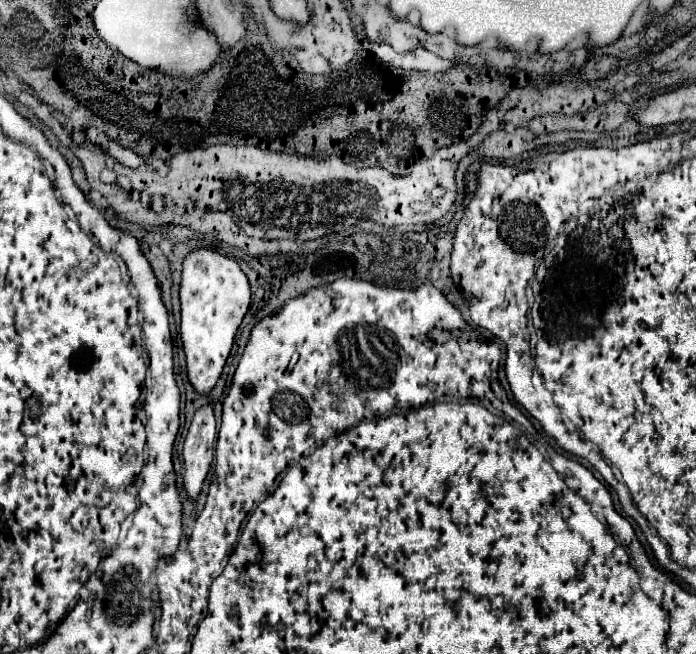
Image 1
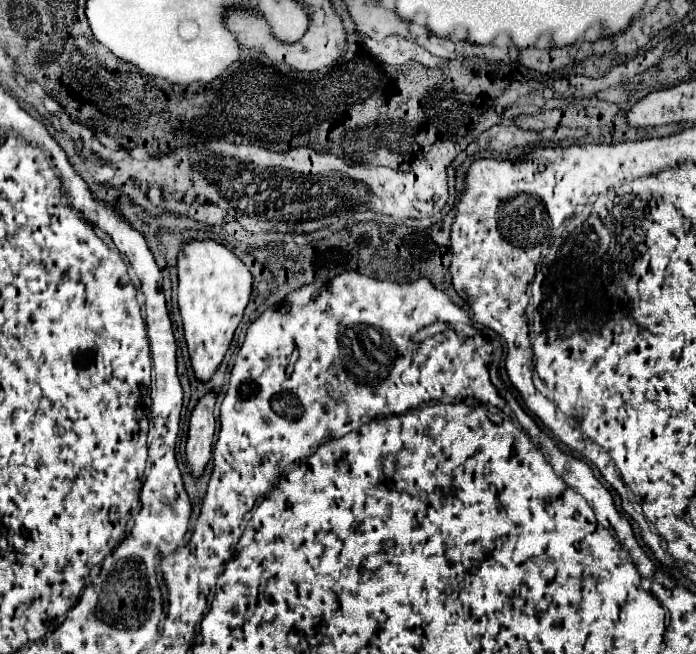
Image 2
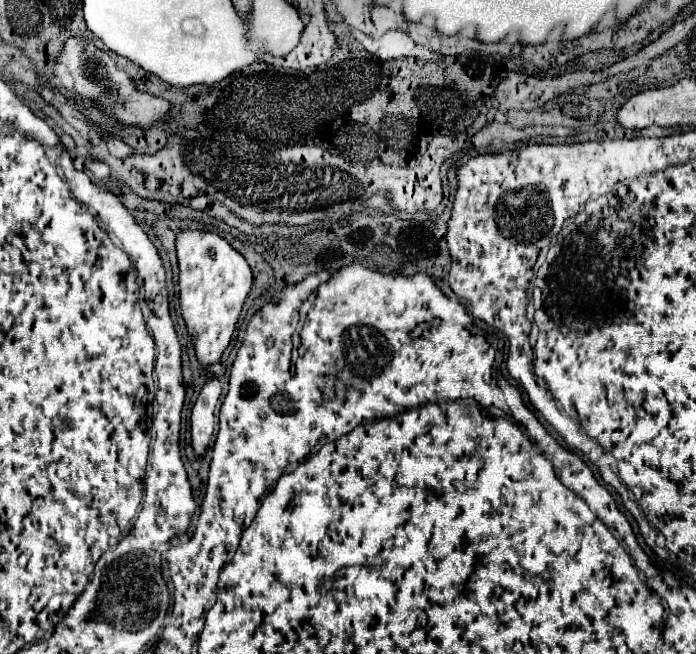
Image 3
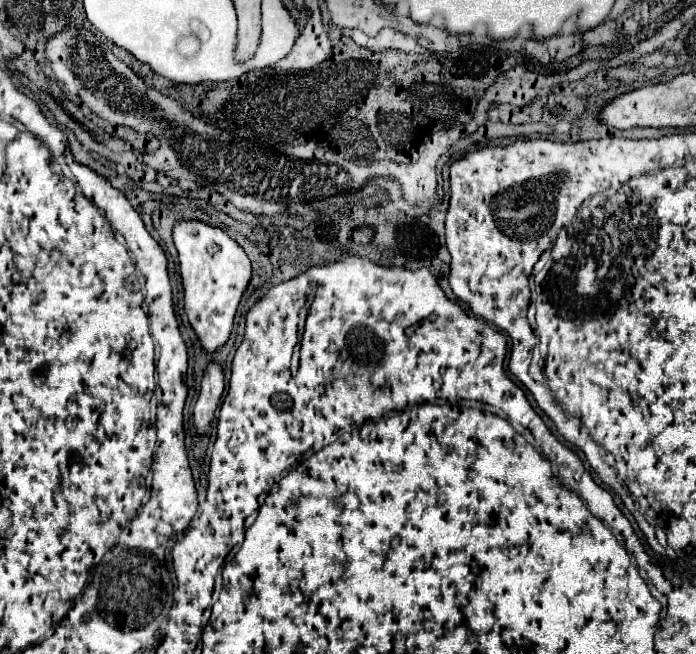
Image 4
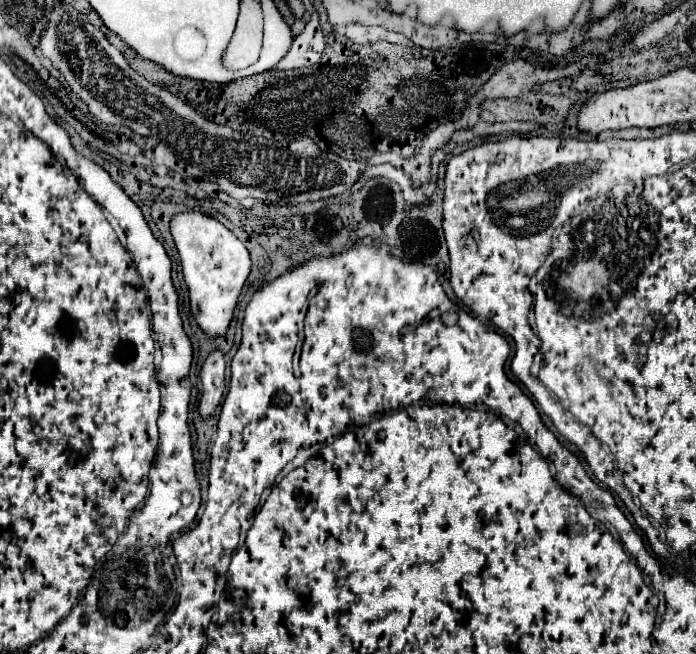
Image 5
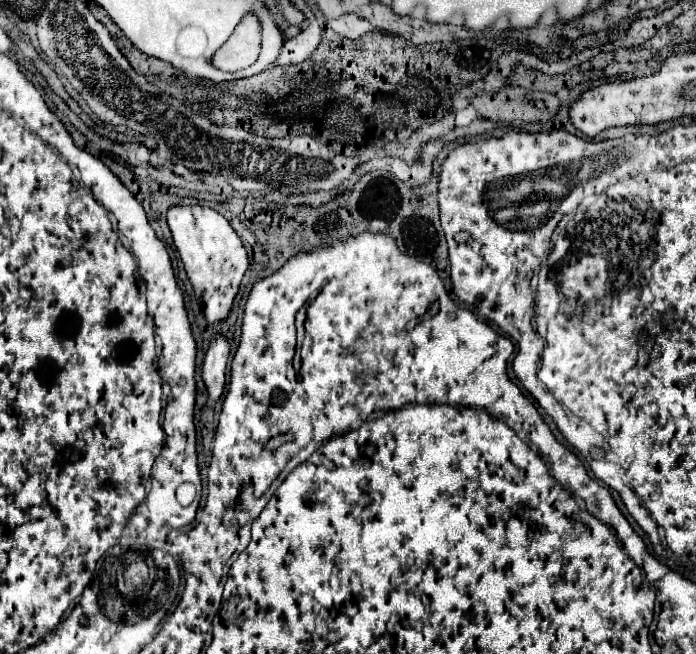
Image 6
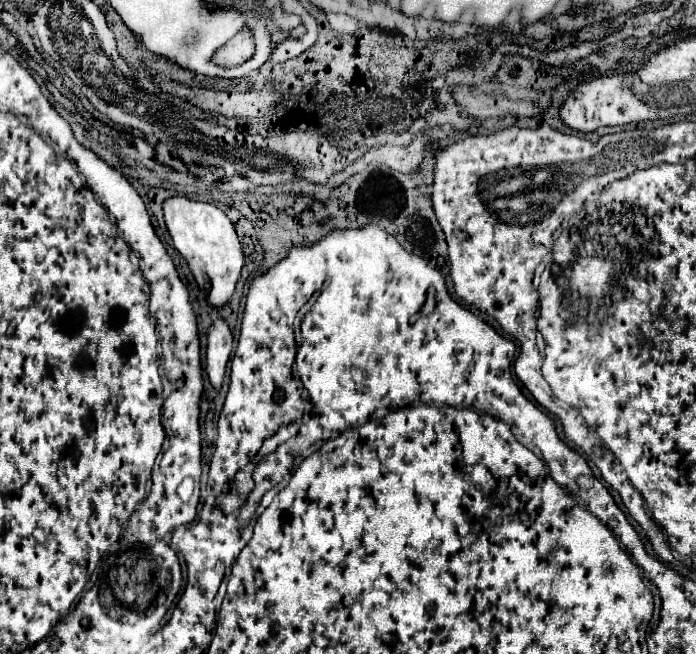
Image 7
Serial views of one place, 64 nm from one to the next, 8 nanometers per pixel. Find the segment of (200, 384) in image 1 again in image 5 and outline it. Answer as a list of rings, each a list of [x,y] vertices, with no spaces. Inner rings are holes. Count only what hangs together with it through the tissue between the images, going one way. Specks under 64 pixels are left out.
[[[200,212],[178,214],[170,222],[172,238],[176,242],[182,274],[190,294],[190,312],[196,324],[208,338],[224,336],[228,332],[238,296],[250,274],[250,256],[244,244],[218,220]]]

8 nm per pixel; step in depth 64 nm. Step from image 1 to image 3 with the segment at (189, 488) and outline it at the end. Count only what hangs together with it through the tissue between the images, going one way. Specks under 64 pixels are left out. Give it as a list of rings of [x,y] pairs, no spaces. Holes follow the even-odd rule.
[[[216,378],[208,380],[192,408],[190,434],[192,434],[192,450],[196,458],[204,458],[210,446],[216,422],[214,413],[218,406],[220,392],[222,392],[222,384]]]

